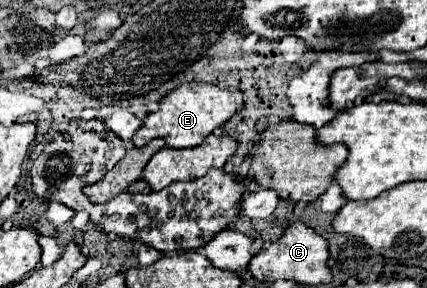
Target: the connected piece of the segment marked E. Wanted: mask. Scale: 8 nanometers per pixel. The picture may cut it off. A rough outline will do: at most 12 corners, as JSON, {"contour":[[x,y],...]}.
{"contour":[[183,83],[131,137],[197,147],[243,107],[243,93]]}

